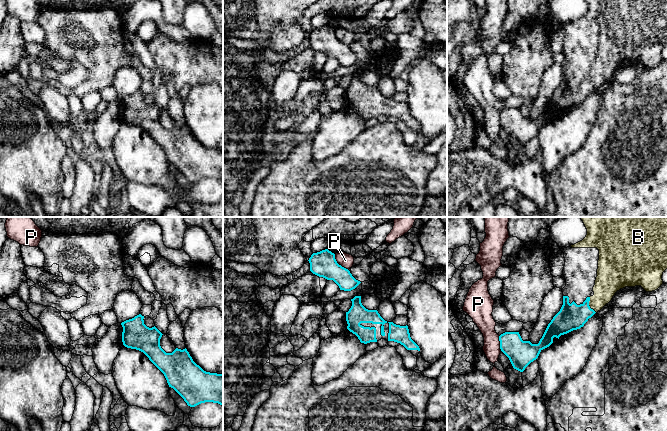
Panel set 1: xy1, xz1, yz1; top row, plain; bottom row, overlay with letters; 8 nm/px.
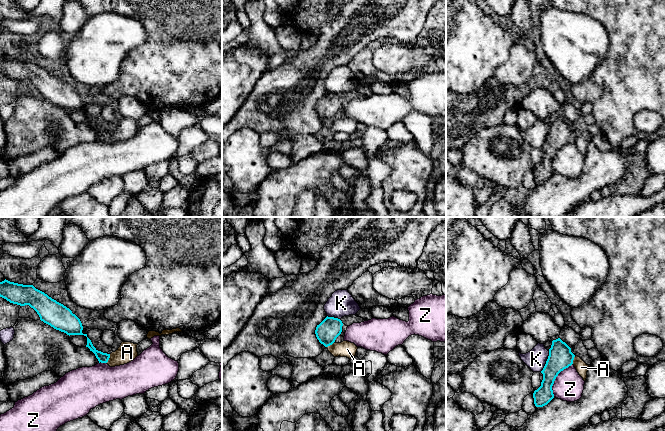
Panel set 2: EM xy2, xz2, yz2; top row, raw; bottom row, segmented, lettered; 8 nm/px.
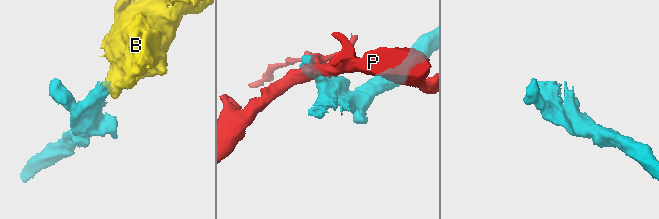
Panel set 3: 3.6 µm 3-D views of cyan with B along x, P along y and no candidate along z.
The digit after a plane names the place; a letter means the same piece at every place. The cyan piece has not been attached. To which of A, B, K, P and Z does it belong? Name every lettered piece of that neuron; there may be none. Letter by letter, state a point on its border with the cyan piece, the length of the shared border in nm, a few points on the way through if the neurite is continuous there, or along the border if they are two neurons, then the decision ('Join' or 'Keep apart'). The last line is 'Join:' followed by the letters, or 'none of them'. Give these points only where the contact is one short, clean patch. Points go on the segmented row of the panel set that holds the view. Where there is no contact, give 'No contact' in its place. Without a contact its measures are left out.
A: Touches cyan at xy2 (109, 357). Shared border 80 nm. Boundary: xy2 (110, 354), (106, 362). Keep apart
B: Touches cyan at yz1 (588, 305). Shared border 140 nm. Path across: yz1 (571, 317), (578, 315), (588, 305), (604, 290), (608, 281). Join
K: Touches cyan at yz2 (546, 361). Shared border 180 nm. Boundary: yz2 (549, 351), (546, 363), (540, 371). Keep apart
P: Touches cyan at xz1 (338, 264). Shared border 180 nm. Keep apart
Z: Touches cyan at yz2 (555, 378). Shared border 320 nm. Boundary: yz2 (572, 363), (564, 368), (556, 377), (552, 386), (553, 396). Keep apart
Join: B

